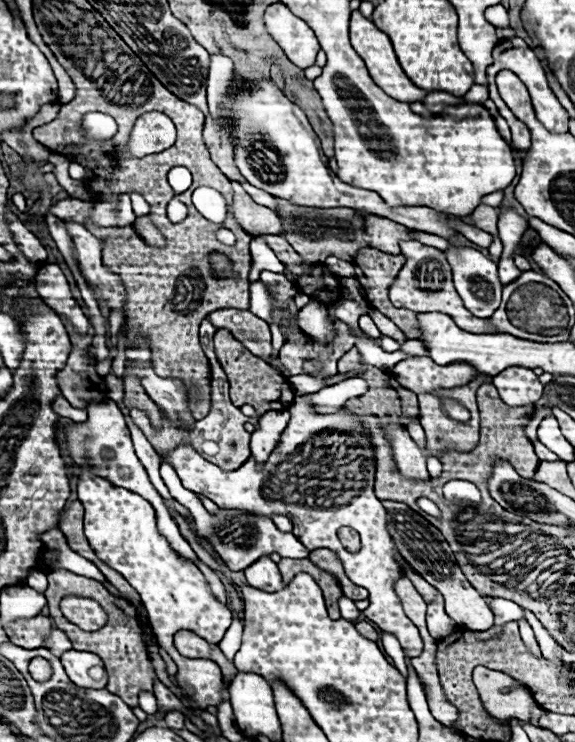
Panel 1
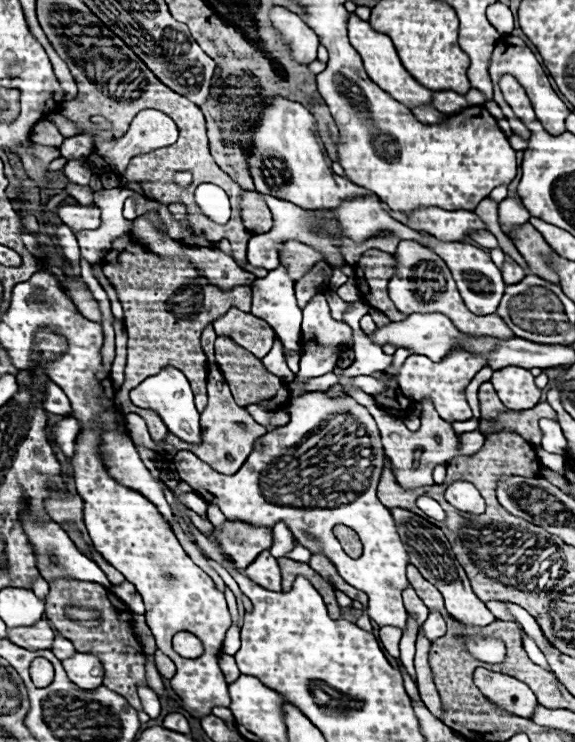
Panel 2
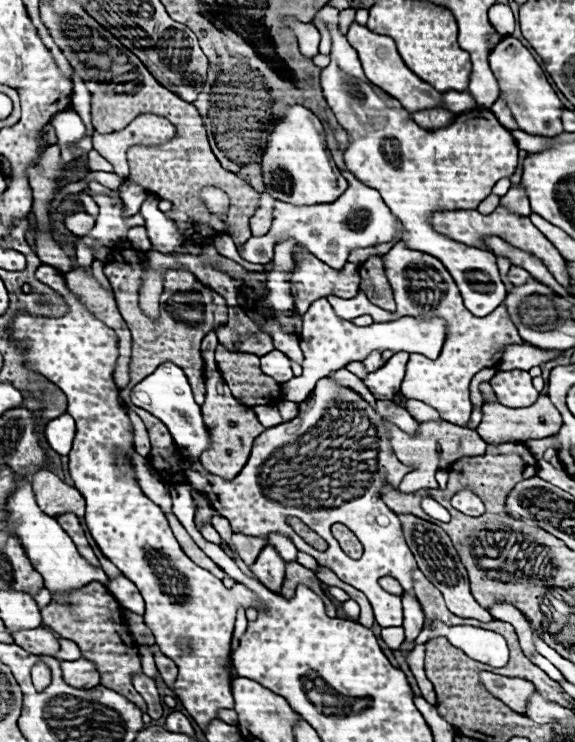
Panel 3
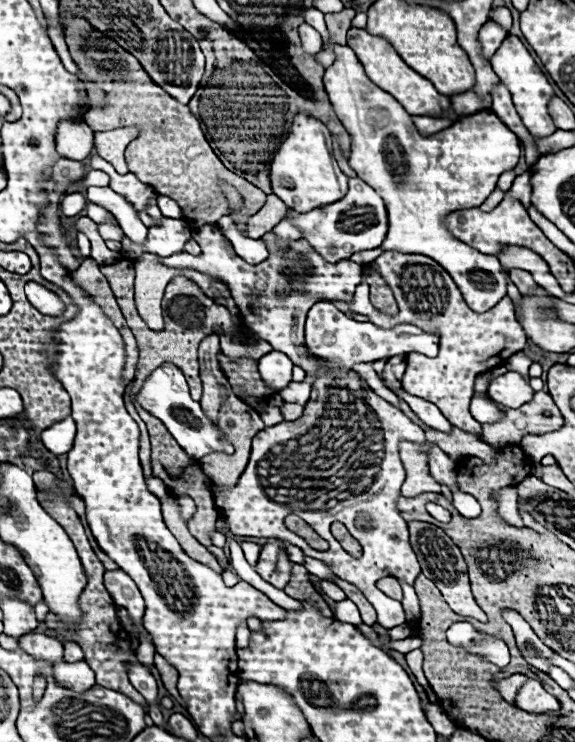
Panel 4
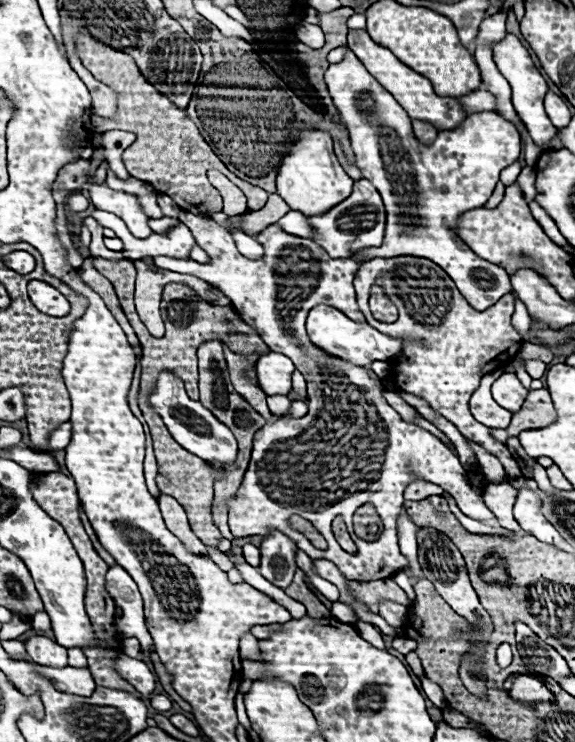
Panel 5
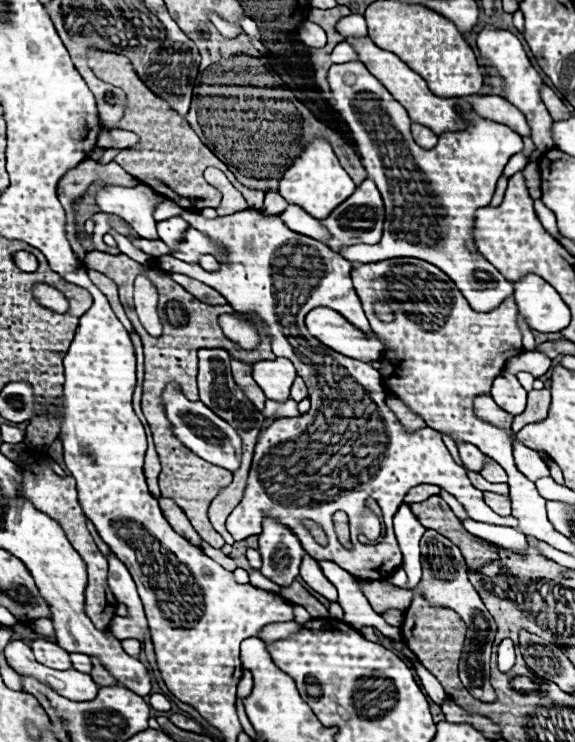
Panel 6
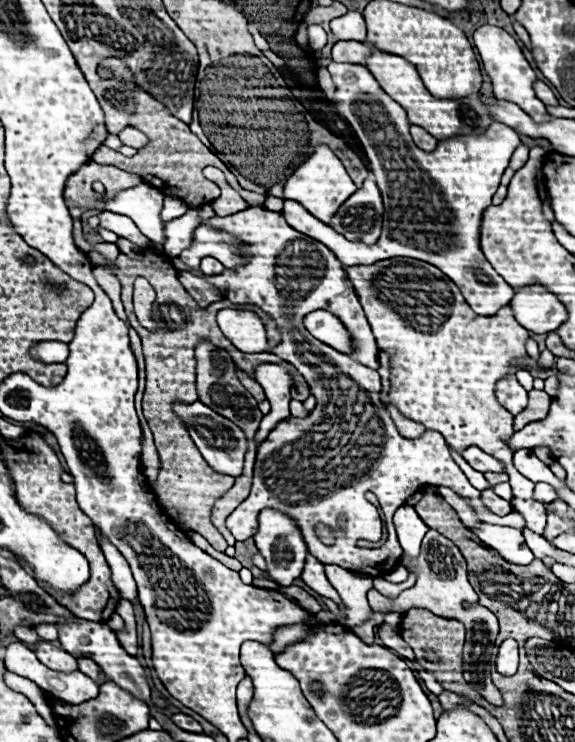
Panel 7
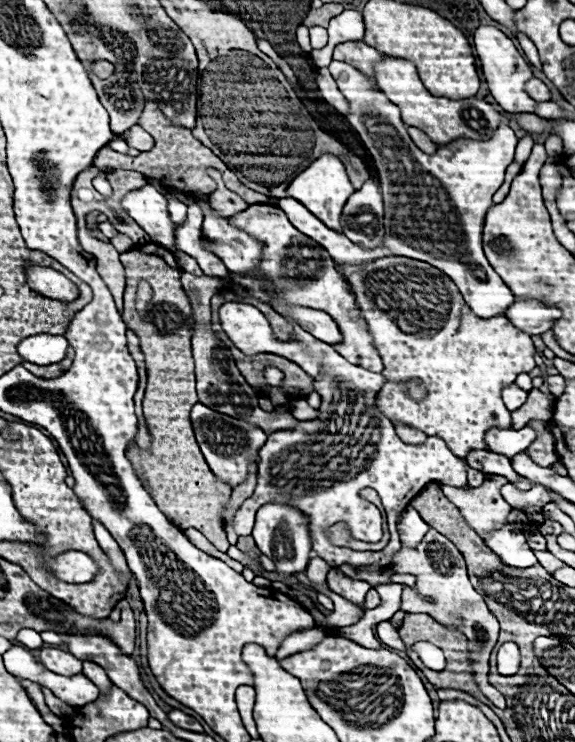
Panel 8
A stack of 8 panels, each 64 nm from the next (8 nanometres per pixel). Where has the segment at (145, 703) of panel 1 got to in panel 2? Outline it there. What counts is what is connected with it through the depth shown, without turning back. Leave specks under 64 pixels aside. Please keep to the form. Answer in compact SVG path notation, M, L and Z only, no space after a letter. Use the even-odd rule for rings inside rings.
M140 686L138 694L140 694L140 700L142 700L142 710L150 718L158 718L158 714L160 714L160 700L154 694L154 690L150 686Z

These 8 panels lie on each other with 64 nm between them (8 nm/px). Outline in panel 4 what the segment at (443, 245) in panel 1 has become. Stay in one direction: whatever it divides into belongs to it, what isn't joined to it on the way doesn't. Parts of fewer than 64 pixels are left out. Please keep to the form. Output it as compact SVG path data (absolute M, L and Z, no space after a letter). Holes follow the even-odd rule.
M350 178L348 186L348 194L330 206L318 206L306 214L296 210L286 210L284 214L284 218L290 218L292 224L302 232L302 238L308 240L310 246L322 254L322 258L326 258L326 262L348 260L360 250L378 248L388 234L388 214L380 194L360 178ZM222 216L222 218L218 220L218 228L220 228L220 230L224 232L224 236L232 242L236 254L238 254L242 260L254 264L254 262L264 262L264 260L268 258L270 252L268 252L268 248L266 248L266 242L262 242L262 238L258 238L258 240L254 240L254 238L244 238L244 236L238 232L236 224L230 222L228 216Z

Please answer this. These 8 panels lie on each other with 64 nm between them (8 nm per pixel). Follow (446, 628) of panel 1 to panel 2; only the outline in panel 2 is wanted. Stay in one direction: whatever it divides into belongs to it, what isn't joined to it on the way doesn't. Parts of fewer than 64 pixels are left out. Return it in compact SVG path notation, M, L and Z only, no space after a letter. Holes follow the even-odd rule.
M432 610L428 614L428 620L424 622L424 634L430 638L430 640L436 640L436 638L442 638L446 634L446 620L444 616L438 612L438 610Z

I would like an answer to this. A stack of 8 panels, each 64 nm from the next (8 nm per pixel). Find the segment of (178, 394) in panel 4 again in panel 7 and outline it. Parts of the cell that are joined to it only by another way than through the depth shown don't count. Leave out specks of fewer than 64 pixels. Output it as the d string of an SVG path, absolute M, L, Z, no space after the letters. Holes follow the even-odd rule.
M198 400L192 402L192 404L176 402L174 414L186 426L186 430L188 430L194 446L198 448L198 452L204 456L204 460L216 472L222 472L222 474L228 474L228 476L234 476L234 478L238 474L242 474L242 464L244 464L244 454L246 454L246 436L234 422L230 422L228 418L222 418L220 414L216 414L214 410L210 410L206 404L198 402Z

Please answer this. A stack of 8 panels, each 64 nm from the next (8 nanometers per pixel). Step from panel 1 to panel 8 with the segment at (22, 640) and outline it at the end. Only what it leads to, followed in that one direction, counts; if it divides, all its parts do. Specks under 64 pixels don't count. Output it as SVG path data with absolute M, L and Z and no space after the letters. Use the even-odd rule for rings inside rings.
M42 646L40 648L40 662L62 676L74 676L82 672L82 660L74 658L70 652L64 652L54 646Z

